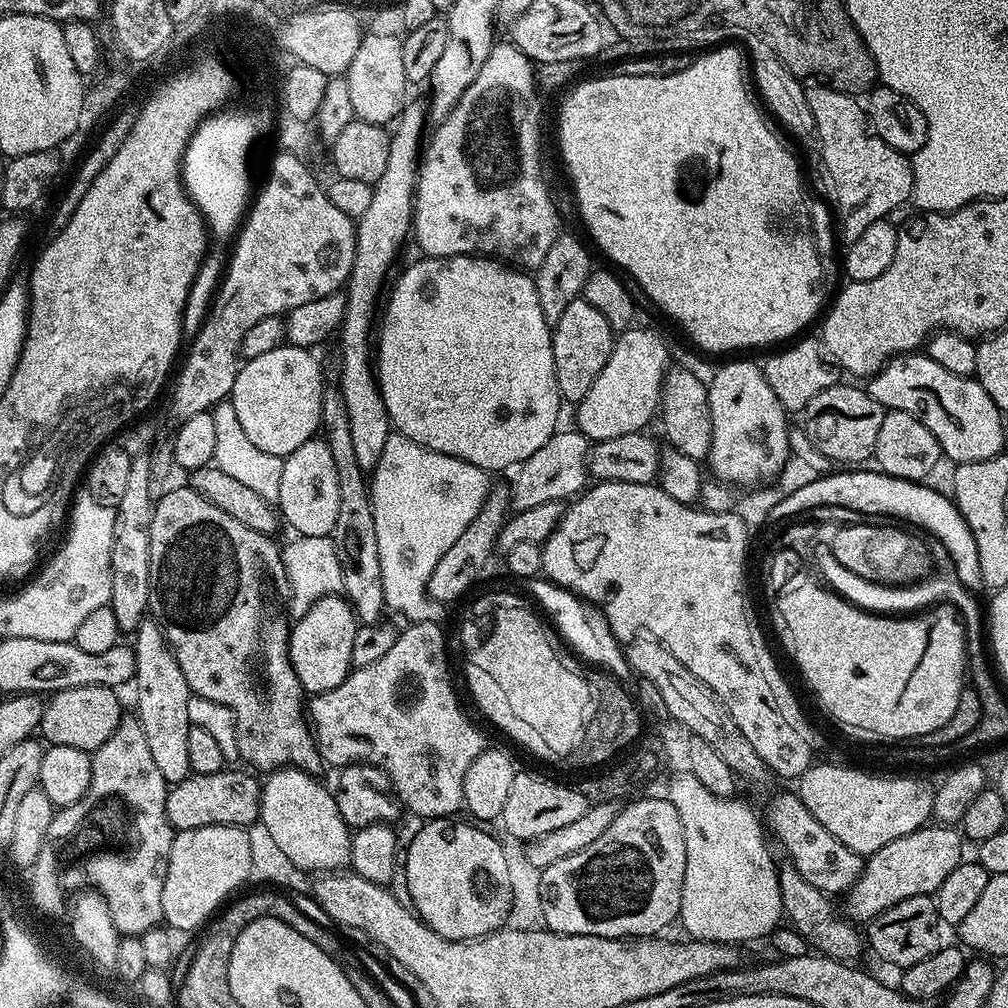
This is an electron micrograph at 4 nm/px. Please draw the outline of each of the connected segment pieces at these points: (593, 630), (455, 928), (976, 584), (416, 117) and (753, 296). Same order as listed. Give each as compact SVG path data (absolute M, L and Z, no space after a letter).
M533 578L527 581L526 588L532 591L533 598L552 615L552 620L556 623L561 638L582 659L589 660L590 663L597 664L600 668L605 668L610 675L617 676L620 680L633 679L634 673L628 664L625 649L622 647L621 641L617 640L616 635L610 630L604 613L596 605L580 599L576 593L552 583L547 578Z
M437 818L421 823L421 828L413 834L412 841L408 844L408 853L405 856L403 853L402 856L402 880L404 876L404 884L408 887L409 897L407 896L407 899L410 901L411 907L416 915L430 926L430 930L442 934L442 938L450 938L451 940L477 940L479 936L488 936L492 932L499 932L501 928L509 923L508 915L512 912L512 868L508 865L508 856L504 853L503 846L490 833L483 832L480 829L483 827L477 826L467 819L464 819L465 821L460 819Z
M864 470L832 472L836 478L836 500L844 496L844 506L852 504L849 513L859 514L864 518L895 518L897 521L907 522L920 530L932 528L932 532L938 533L940 544L946 548L952 548L952 556L956 556L956 565L960 568L960 576L964 576L964 584L968 591L973 594L985 591L982 582L982 565L978 563L978 546L974 542L974 534L970 534L970 526L966 526L962 514L945 493L944 497L942 493L927 488L929 486L927 483L900 480L897 476L888 476L879 470L860 471Z
M409 103L407 107L401 111L398 119L394 124L394 131L391 133L392 141L390 142L390 155L388 155L386 161L386 174L382 174L382 178L378 178L376 183L372 185L372 198L370 200L370 207L366 210L366 214L360 216L356 221L356 253L354 254L354 266L350 270L348 275L348 282L346 285L346 291L348 293L348 301L346 302L346 312L342 318L338 329L338 337L340 336L340 381L338 381L338 387L340 393L342 394L342 402L346 402L346 414L350 414L350 434L352 435L352 441L354 441L354 458L358 458L358 466L366 474L373 472L378 466L378 458L382 458L382 450L386 446L386 438L388 437L389 432L393 431L393 426L391 420L388 418L388 411L384 405L384 399L380 393L378 387L378 381L374 371L374 325L378 320L378 308L376 312L376 299L380 296L380 291L384 288L384 279L388 276L388 271L392 268L392 263L396 260L396 255L400 252L400 247L404 244L404 239L409 239L410 233L413 231L412 227L412 213L416 207L416 179L420 177L420 166L422 163L422 145L425 143L426 134L424 138L424 120L429 119L427 107L423 103L421 104L412 104Z
M732 46L713 47L697 55L686 70L678 70L678 74L666 74L666 78L630 78L609 74L600 76L597 80L588 80L585 84L577 83L560 108L560 156L568 167L572 192L576 195L580 216L592 235L591 243L596 243L617 264L615 267L621 273L629 272L636 279L637 286L670 319L677 320L684 327L685 334L702 351L736 354L739 353L736 352L739 348L760 348L763 344L776 344L779 340L791 341L803 333L800 331L816 315L821 315L825 307L825 261L812 236L809 201L804 198L800 164L796 161L795 154L788 149L787 142L776 133L777 125L766 115L753 89L748 89L750 72L746 67L745 53L740 48L741 53L736 48L728 47Z

